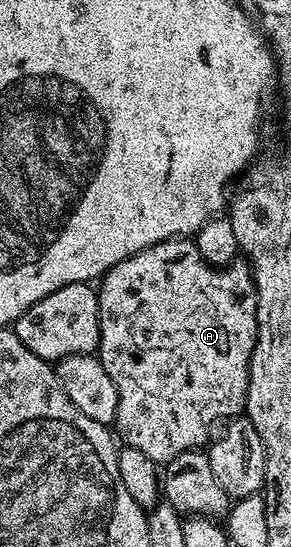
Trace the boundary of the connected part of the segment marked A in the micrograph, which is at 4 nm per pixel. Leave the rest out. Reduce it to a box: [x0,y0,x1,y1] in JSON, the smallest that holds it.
[96,237,258,465]

